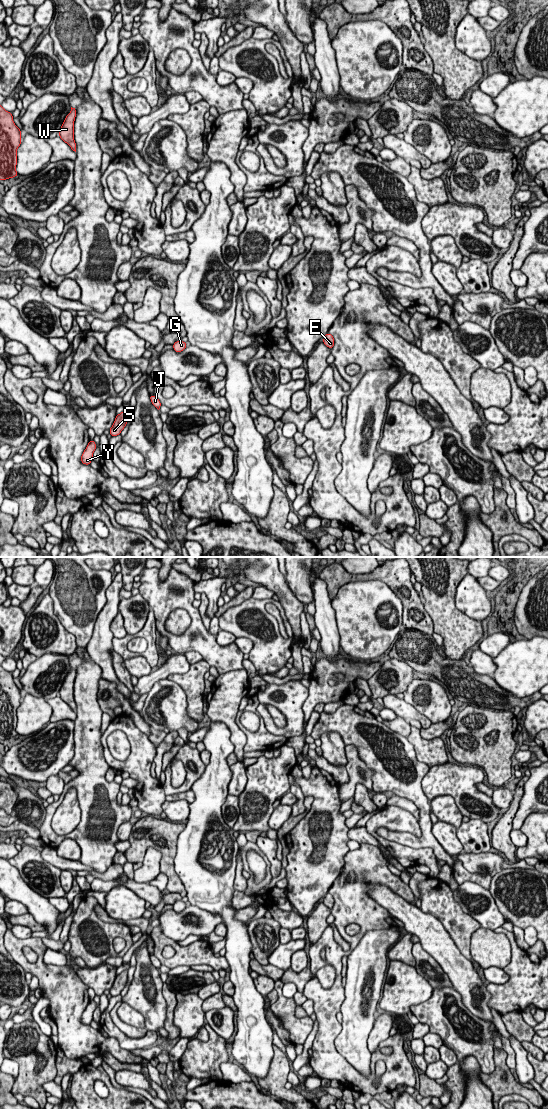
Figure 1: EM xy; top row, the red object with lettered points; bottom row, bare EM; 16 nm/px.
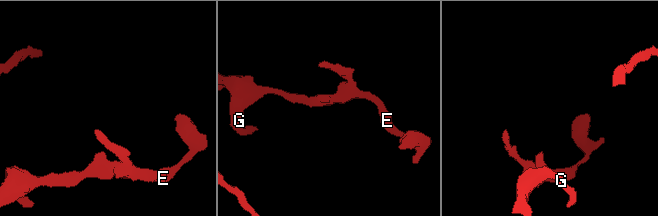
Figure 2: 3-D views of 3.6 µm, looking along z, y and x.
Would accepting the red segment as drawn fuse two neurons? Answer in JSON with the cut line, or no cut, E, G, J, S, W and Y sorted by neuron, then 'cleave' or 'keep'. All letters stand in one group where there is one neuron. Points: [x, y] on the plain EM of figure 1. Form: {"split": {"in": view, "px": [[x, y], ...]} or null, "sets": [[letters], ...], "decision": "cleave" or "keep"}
{"split": null, "sets": [["E", "G", "J", "S", "W", "Y"]], "decision": "keep"}

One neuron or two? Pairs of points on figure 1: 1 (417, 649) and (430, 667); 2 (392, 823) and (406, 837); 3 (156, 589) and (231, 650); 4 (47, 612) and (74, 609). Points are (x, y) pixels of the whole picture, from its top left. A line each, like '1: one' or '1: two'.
1: one
2: two
3: one
4: two

